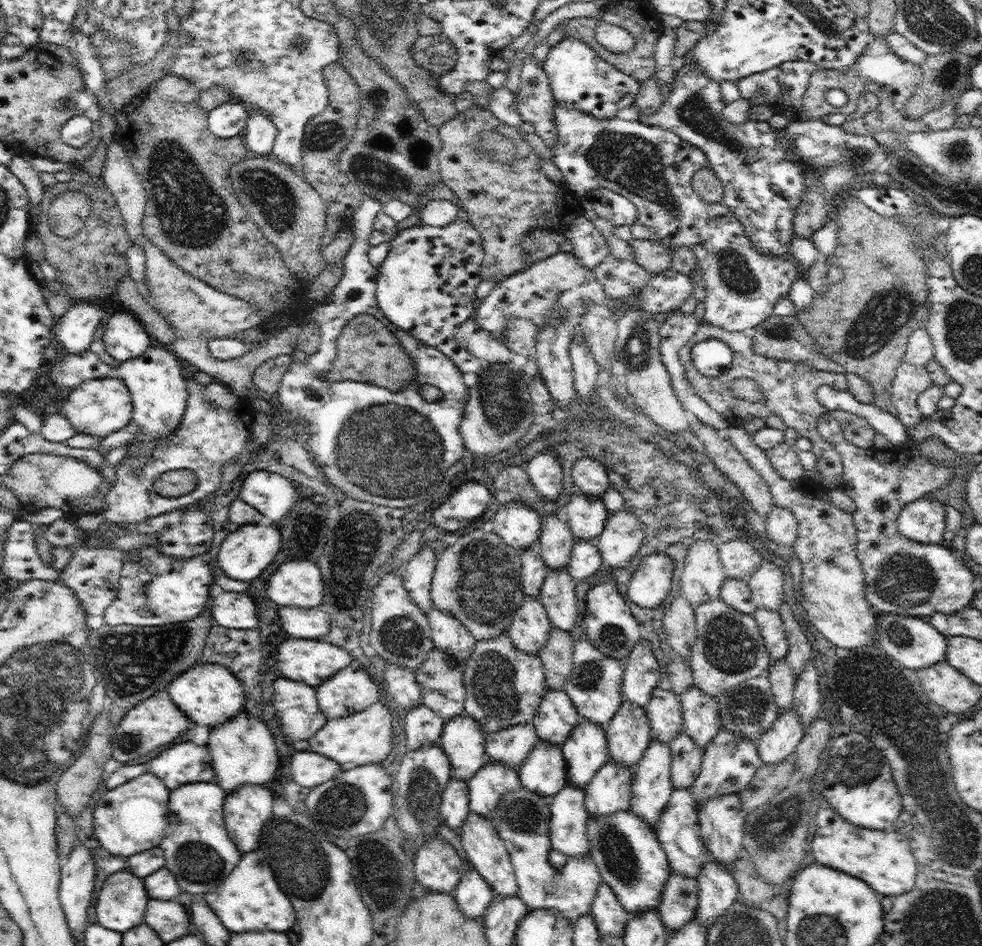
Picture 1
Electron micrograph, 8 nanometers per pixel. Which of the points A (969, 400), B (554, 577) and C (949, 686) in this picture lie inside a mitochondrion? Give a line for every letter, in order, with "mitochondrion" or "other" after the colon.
A: other
B: other
C: other

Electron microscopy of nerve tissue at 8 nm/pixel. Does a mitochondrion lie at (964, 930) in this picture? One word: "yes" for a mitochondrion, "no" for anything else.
yes

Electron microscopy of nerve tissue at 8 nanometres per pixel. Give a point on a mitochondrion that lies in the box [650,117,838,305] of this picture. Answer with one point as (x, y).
(732, 268)

